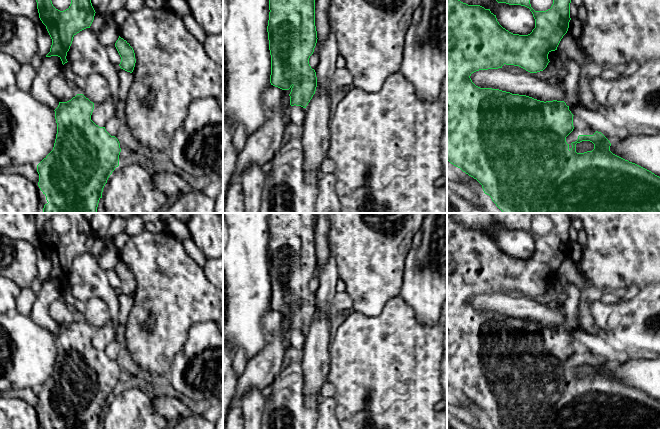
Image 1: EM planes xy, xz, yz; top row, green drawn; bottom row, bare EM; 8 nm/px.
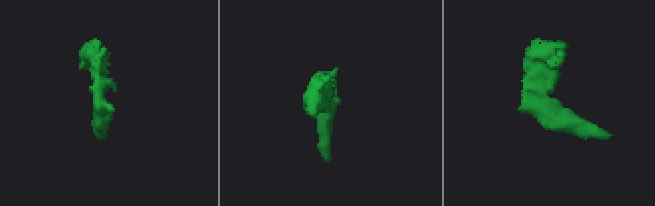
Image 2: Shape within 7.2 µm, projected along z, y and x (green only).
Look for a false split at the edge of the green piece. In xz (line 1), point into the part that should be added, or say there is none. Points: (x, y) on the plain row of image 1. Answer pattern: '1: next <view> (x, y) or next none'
1: next none

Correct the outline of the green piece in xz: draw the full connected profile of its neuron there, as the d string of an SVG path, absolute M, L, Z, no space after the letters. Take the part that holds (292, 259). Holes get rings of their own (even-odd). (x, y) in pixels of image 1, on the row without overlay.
M270 213L267 250L271 309L291 314L290 329L306 332L317 311L309 282L317 267L314 213Z

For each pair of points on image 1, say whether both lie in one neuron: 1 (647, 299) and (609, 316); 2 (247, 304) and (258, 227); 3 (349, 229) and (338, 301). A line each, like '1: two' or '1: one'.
1: one
2: one
3: two

